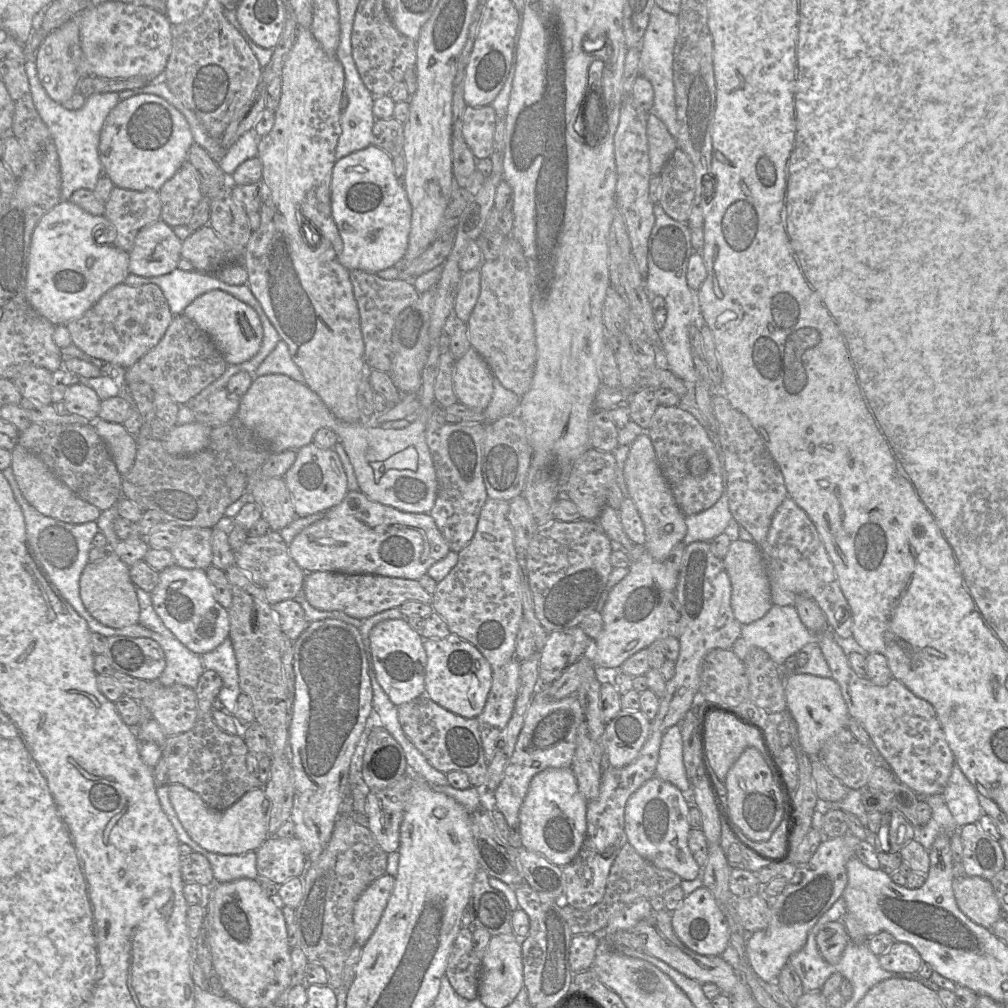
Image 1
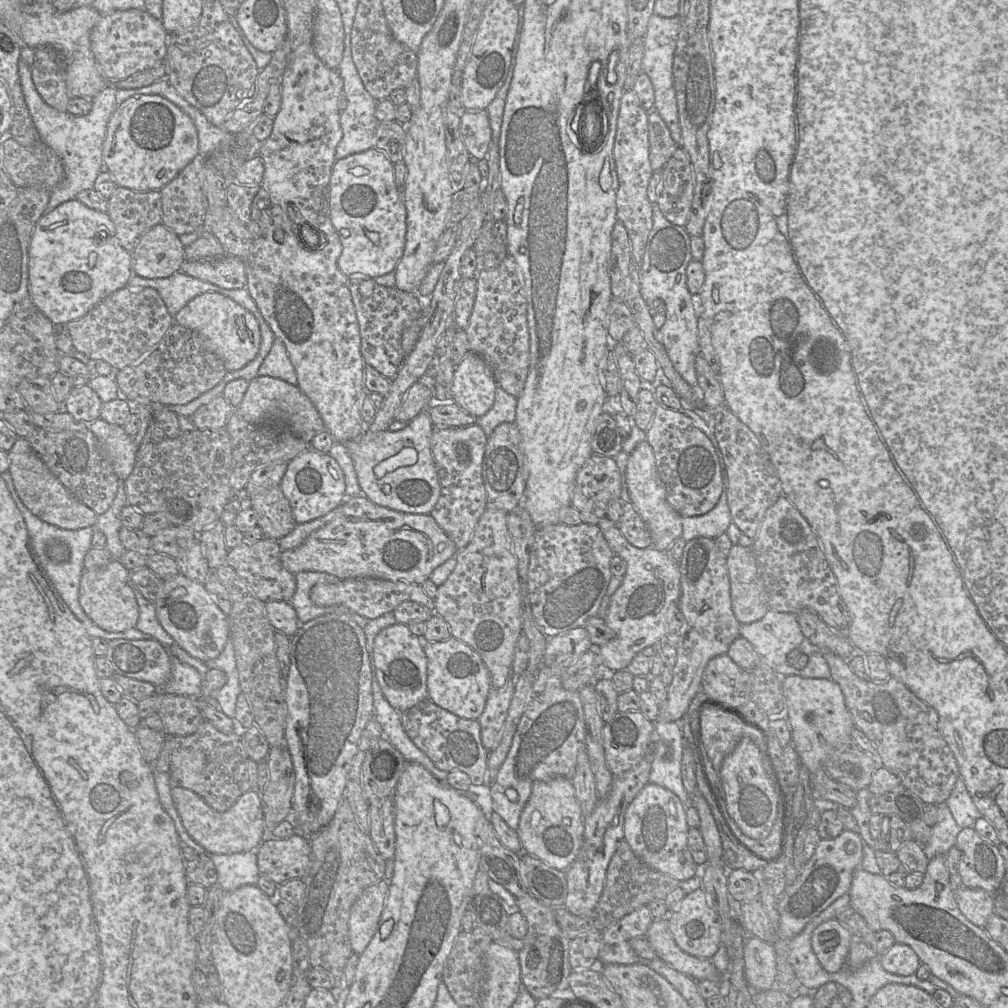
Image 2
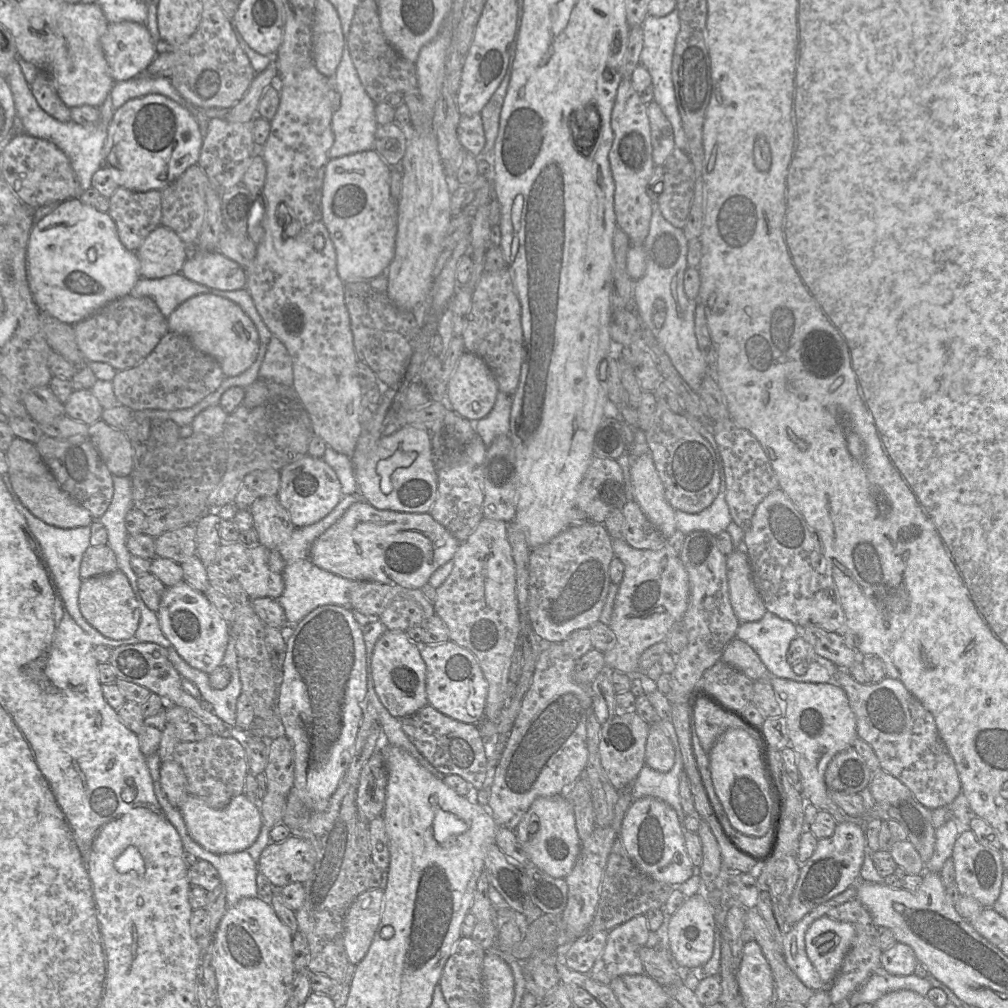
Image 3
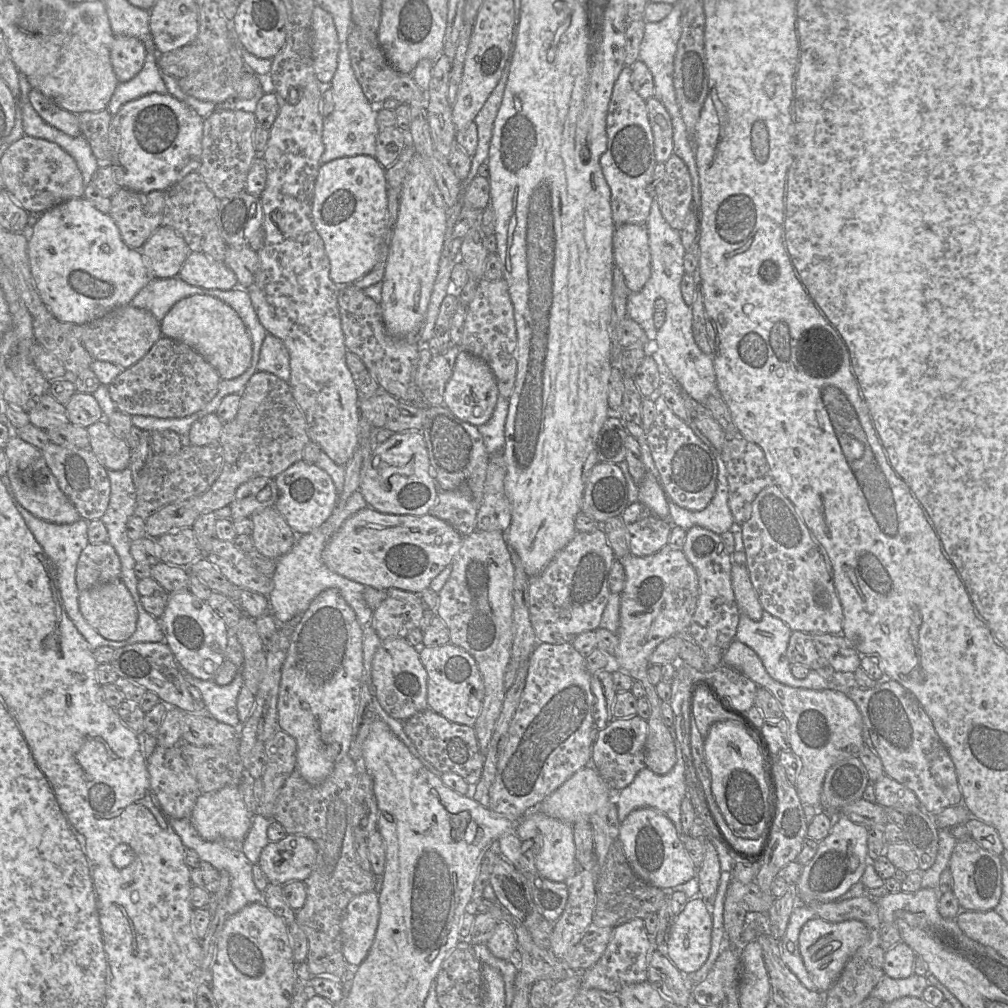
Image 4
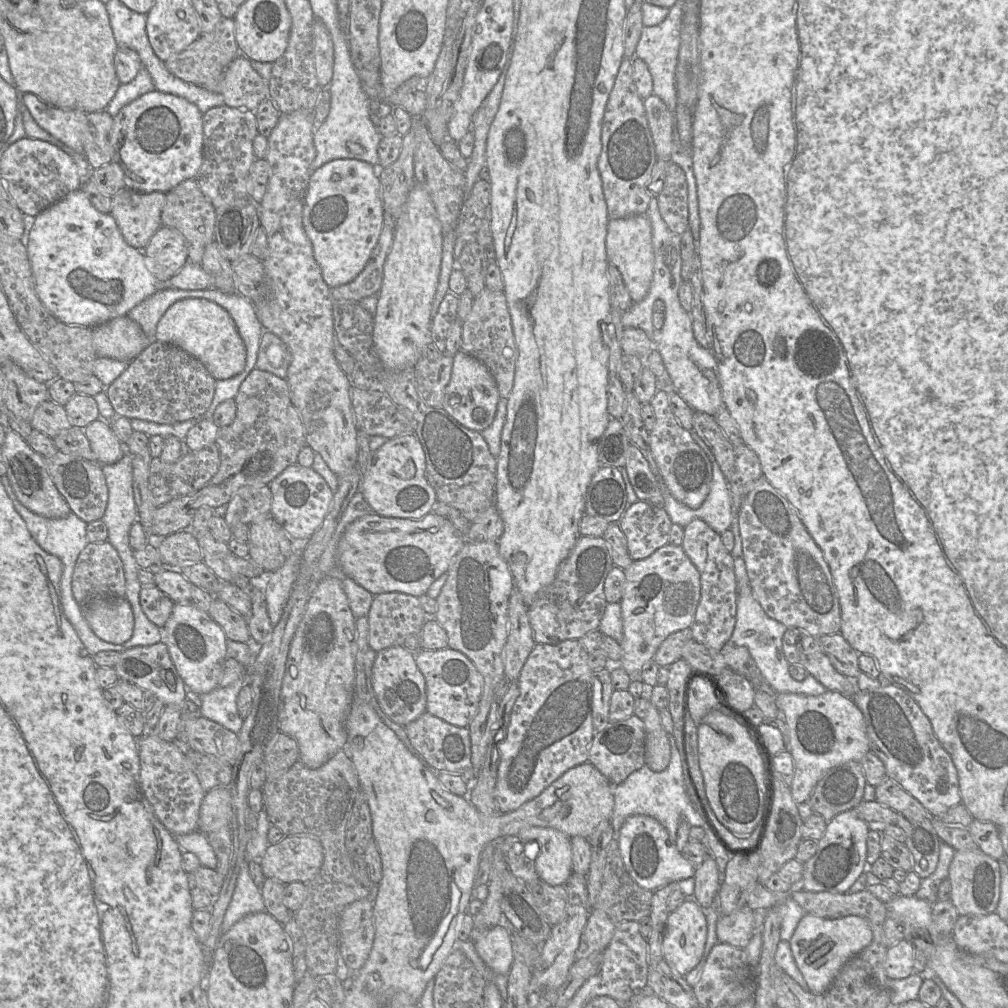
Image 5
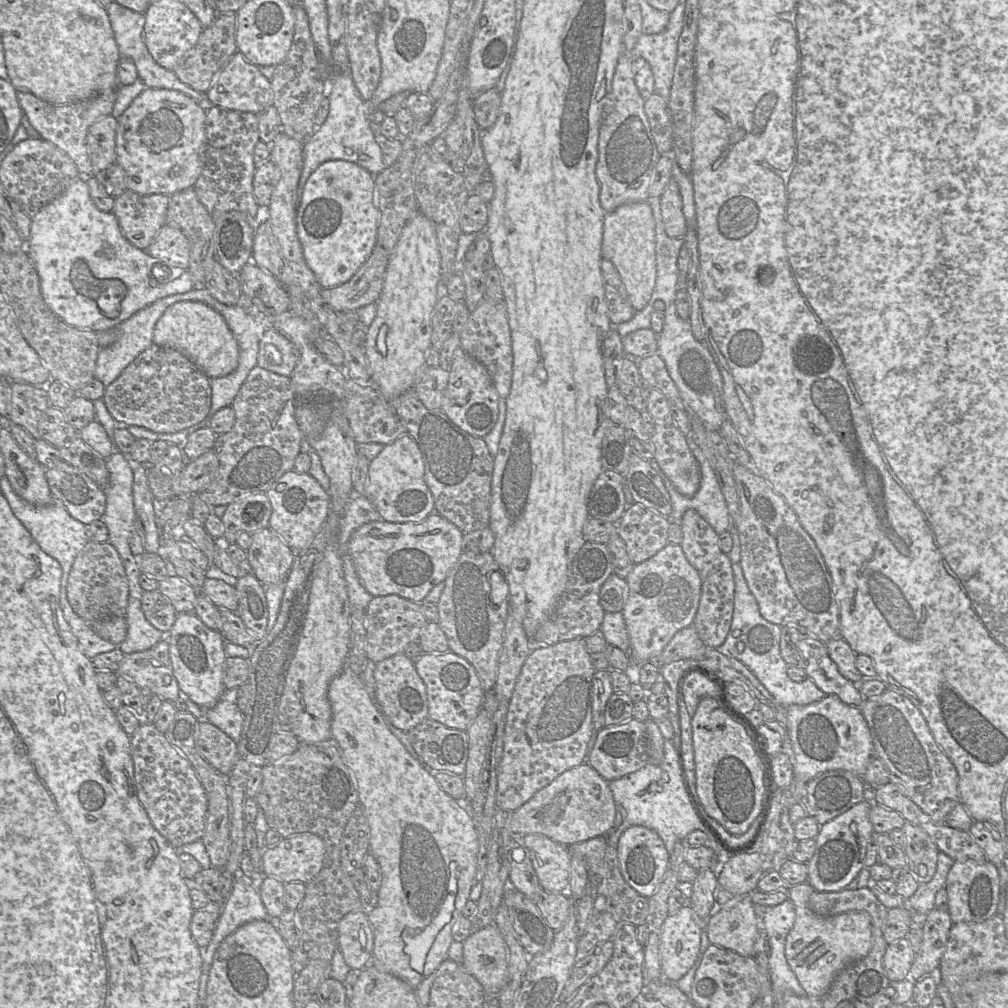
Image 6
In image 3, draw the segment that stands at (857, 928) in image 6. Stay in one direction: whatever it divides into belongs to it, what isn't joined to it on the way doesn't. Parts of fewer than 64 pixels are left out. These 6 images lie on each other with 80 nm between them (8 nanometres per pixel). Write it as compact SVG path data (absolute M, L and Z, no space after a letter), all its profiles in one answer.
M827 916L815 920L806 931L807 956L824 984L830 985L837 977L854 937L852 924Z

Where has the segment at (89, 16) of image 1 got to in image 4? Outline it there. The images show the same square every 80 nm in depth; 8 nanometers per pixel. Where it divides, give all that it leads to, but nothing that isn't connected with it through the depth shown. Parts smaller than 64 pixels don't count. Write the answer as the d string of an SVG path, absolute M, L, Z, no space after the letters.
M115 36L111 48L111 62L119 83L134 78L143 68L147 50L135 37Z

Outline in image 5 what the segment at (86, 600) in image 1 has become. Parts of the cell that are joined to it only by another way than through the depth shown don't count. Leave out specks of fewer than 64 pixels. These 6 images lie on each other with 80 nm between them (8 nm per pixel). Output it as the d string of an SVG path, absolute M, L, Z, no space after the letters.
M96 597L80 606L91 630L103 641L123 644L131 638L134 616L126 598Z

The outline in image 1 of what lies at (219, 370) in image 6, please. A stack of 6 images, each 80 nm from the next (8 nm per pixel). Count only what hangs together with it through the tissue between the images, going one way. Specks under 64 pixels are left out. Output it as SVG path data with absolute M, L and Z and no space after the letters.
M211 290L195 298L182 313L194 321L216 344L227 364L240 364L257 354L263 329L257 313L244 302L221 291Z

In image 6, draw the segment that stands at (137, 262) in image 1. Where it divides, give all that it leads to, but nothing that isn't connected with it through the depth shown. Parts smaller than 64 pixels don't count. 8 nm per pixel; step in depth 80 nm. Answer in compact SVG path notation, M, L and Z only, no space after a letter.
M164 224L152 241L148 254L173 268L187 270L190 262L190 243L176 227Z

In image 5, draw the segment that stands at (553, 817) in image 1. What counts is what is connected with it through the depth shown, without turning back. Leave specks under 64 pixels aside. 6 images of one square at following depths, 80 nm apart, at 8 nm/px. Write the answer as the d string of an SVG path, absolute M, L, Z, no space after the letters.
M529 826L522 828L517 837L523 845L537 841L540 852L534 859L538 877L549 885L564 885L571 874L571 837L554 828Z

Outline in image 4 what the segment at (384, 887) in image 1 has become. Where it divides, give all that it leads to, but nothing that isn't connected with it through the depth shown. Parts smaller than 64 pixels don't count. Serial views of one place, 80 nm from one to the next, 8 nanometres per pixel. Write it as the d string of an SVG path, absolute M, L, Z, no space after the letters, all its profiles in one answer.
M379 894L358 895L347 905L342 919L342 953L349 967L357 968L367 957L380 917Z

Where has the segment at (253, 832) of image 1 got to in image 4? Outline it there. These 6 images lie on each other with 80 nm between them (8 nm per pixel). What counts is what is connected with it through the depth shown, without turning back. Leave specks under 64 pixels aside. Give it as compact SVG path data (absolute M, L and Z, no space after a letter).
M228 786L217 791L200 794L190 816L190 821L205 840L230 839L243 842L252 826L253 816L254 814L250 813L246 807L239 787Z

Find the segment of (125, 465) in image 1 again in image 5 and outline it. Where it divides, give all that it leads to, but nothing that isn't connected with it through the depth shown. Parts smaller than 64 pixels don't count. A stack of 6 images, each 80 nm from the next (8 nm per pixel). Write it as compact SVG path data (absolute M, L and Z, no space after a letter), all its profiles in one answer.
M94 420L84 428L84 433L98 463L114 464L123 457L126 447L114 435L107 421Z

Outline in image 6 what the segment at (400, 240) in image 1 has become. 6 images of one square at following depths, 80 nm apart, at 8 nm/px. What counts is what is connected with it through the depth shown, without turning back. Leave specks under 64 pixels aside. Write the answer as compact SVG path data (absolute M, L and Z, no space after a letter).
M345 160L320 164L307 179L297 207L297 235L305 261L322 288L349 281L377 245L380 221L375 175Z

